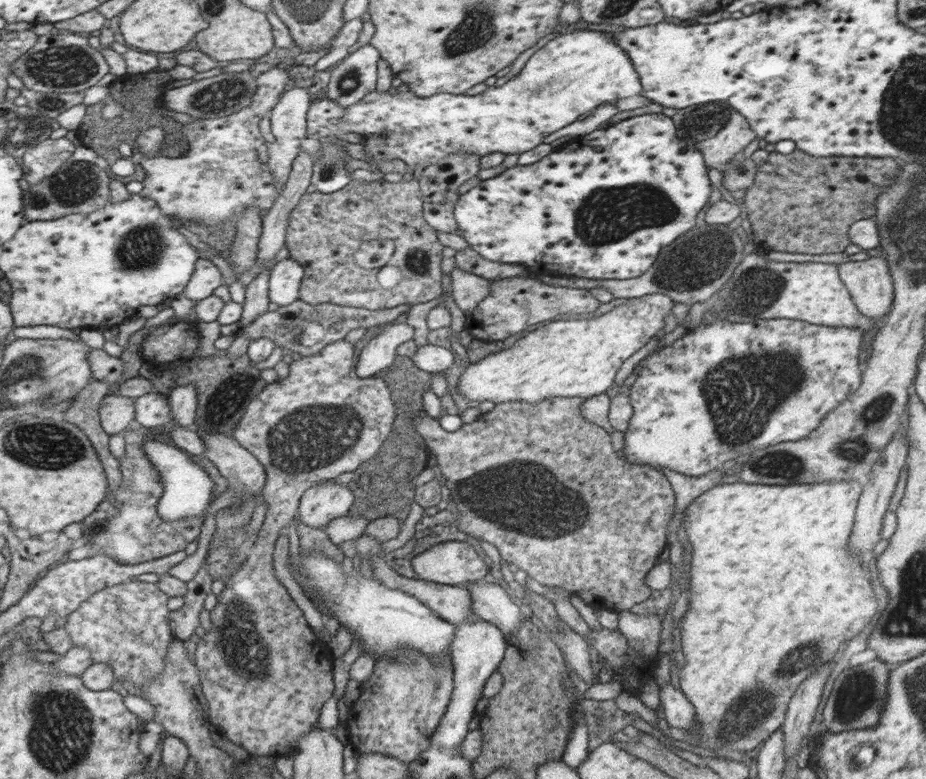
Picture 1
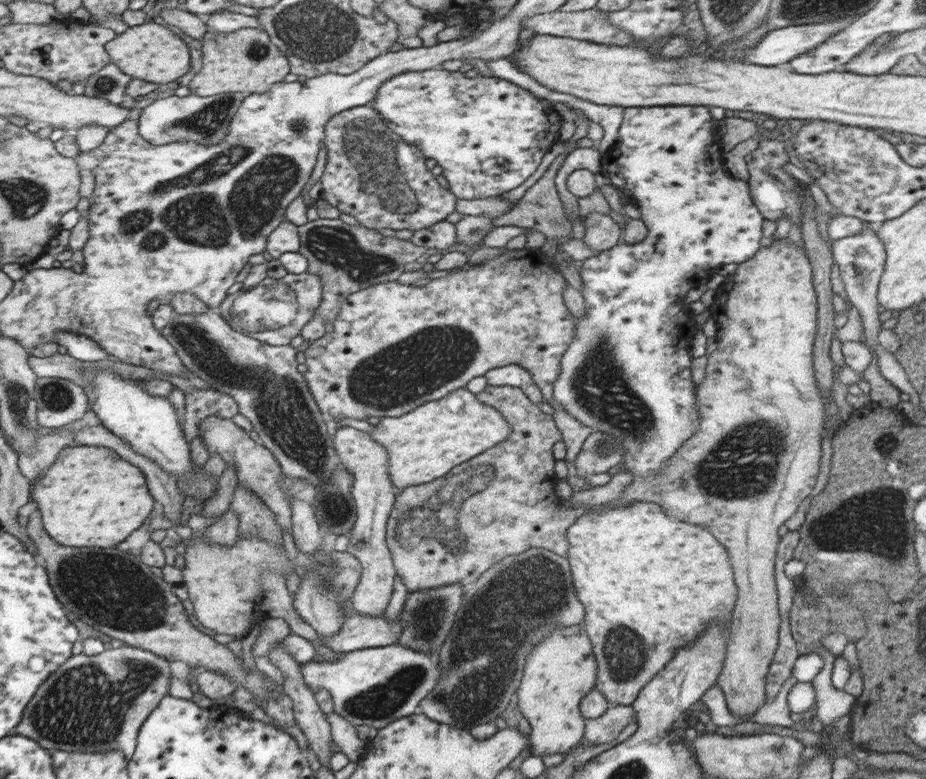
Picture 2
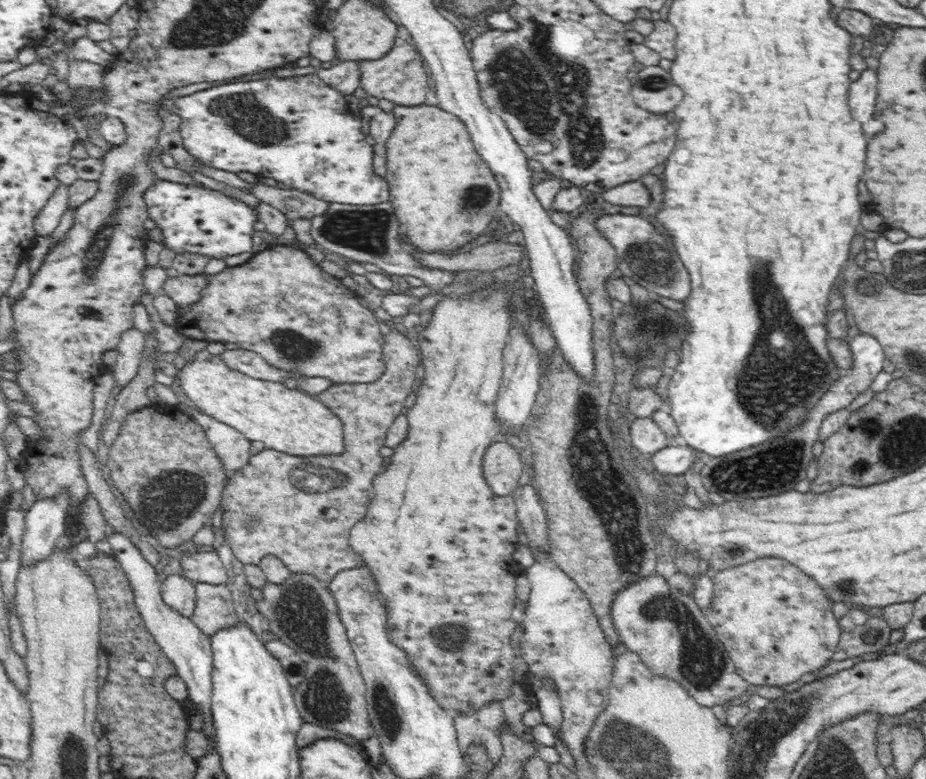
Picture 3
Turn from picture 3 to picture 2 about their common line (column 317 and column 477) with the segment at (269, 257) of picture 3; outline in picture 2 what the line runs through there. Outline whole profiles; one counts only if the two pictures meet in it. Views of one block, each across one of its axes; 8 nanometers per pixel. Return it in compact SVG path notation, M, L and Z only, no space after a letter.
M525 246L523 249L505 249L504 252L488 258L468 270L450 273L447 276L432 279L432 281L424 286L404 285L398 283L396 280L381 282L356 291L350 294L350 296L347 296L341 304L342 307L340 307L337 318L333 323L334 330L330 334L326 333L322 338L314 340L312 345L307 346L304 351L306 354L305 364L308 370L303 375L306 379L309 392L325 418L355 418L356 420L366 420L370 416L374 416L374 418L398 417L426 402L439 400L454 390L466 387L472 378L485 376L488 370L492 370L492 368L517 365L524 367L528 373L532 374L534 382L536 382L541 391L543 400L554 409L555 414L553 415L553 419L557 424L558 430L562 433L563 441L567 448L565 461L575 462L576 455L578 455L584 441L590 436L593 430L592 427L580 423L574 416L568 415L566 409L555 400L553 395L554 382L556 382L556 378L561 372L561 359L577 336L578 319L567 310L561 294L564 292L564 288L569 285L564 275L558 272L556 264L554 264L554 259L551 256L546 255L539 249L529 249Z

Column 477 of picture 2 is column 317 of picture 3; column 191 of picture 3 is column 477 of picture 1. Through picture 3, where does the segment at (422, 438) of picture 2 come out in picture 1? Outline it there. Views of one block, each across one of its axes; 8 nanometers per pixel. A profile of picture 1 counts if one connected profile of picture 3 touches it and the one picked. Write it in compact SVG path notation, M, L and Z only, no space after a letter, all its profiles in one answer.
M648 294L646 296L641 296L640 298L630 298L628 299L628 302L624 302L624 304L616 306L609 312L600 314L600 316L583 316L582 320L571 317L569 320L556 320L556 322L550 321L546 326L542 326L542 328L538 329L535 328L534 332L530 332L528 336L520 338L520 340L518 340L514 346L508 348L508 350L491 351L489 356L483 356L482 358L477 359L476 362L472 360L468 369L466 369L464 374L462 374L458 379L458 391L460 391L460 394L464 395L466 399L470 399L470 401L478 401L479 403L482 403L483 401L492 401L498 405L502 402L519 402L522 404L533 404L533 406L536 402L541 402L546 398L555 398L556 396L560 396L561 398L584 398L585 400L588 400L592 396L604 394L607 390L612 388L612 384L614 384L614 379L616 378L616 373L624 361L634 353L638 352L642 346L645 346L652 337L656 337L656 334L658 334L662 328L664 329L666 326L666 316L670 316L672 308L674 308L674 304L674 300L665 294Z

